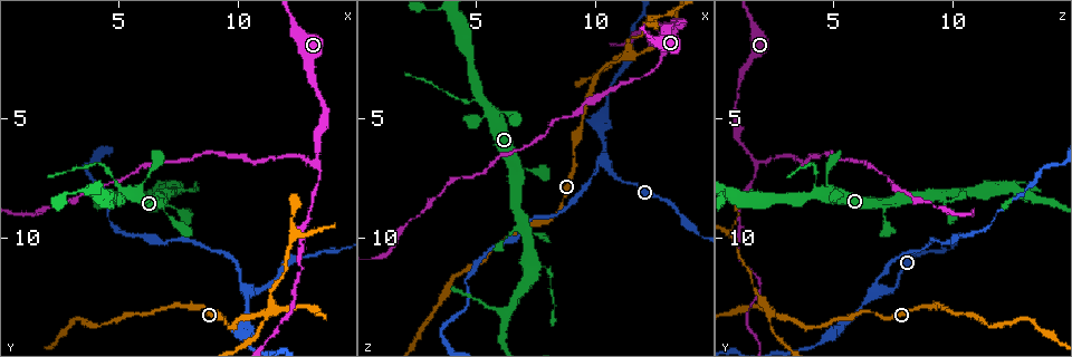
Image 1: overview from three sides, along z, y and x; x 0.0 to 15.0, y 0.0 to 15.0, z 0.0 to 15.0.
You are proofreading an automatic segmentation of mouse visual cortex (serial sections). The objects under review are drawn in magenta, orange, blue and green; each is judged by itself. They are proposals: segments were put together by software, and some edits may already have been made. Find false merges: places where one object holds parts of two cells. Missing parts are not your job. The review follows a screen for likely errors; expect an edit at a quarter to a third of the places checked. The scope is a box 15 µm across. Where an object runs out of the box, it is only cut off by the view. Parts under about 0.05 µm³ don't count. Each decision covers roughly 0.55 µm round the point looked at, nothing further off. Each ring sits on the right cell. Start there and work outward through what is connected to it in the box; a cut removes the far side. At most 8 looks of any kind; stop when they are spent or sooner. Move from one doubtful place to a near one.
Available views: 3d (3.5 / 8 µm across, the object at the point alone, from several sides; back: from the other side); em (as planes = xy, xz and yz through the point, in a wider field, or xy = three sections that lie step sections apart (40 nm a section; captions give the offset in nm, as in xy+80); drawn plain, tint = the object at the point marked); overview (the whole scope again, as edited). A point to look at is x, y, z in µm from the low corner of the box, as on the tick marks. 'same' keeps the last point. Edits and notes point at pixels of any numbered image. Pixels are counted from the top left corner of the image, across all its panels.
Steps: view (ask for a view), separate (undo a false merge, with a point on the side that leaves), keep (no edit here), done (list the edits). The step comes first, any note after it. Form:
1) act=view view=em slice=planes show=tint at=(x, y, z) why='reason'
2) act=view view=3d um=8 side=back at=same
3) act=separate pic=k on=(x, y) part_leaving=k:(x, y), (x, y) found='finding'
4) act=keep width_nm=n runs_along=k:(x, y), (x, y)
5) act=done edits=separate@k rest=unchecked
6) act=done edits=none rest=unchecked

act=view view=3d um=3.5 at=(4.9, 7.6, 4.2)

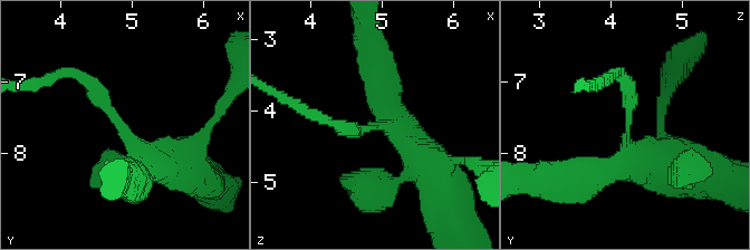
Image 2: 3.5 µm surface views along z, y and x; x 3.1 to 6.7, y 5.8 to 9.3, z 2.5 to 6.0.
act=view view=em slice=planes show=tint at=(4.85, 7.65, 4.25) arm_widths_nm=200,400

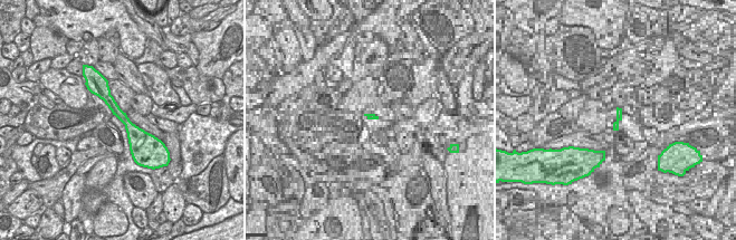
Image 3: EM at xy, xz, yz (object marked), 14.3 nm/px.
act=view view=em slice=xy step=2 show=tint at=same

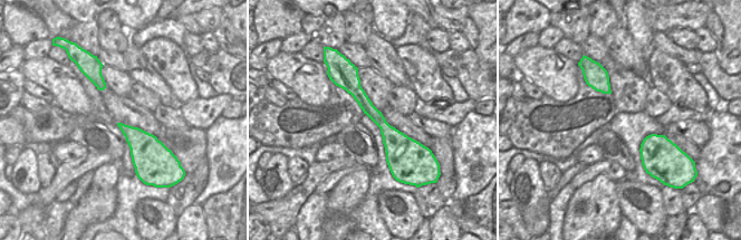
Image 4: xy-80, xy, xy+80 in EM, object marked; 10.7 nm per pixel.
act=separate pic=2 on=(628, 95) border=4:(371, 102), (363, 109) found='a second cell is stuck on'

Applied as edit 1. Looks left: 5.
act=view view=3d um=3.5 at=(13.3, 6.8, 1.7) why='three arms meet'

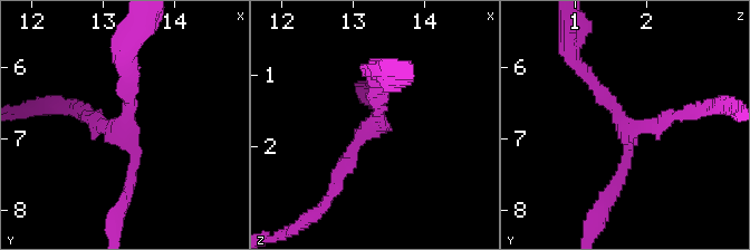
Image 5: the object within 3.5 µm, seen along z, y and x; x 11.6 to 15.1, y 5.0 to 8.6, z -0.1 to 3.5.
act=view view=em slice=xy step=2 show=tint at=(13.25, 6.80, 1.70) arms=3 arm_widths_nm=200,200,200 why='now the EM'

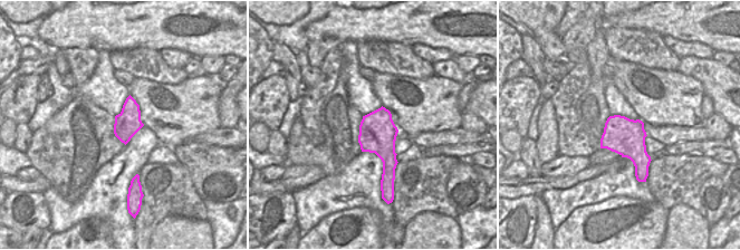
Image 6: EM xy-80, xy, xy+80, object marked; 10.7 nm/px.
act=keep runs_along=5:(576, 63), (625, 124), (684, 114) found='one cell here'

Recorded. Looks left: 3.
act=view view=3d um=3.5 at=(10.3, 12.1, 6.9) why='arms part here'

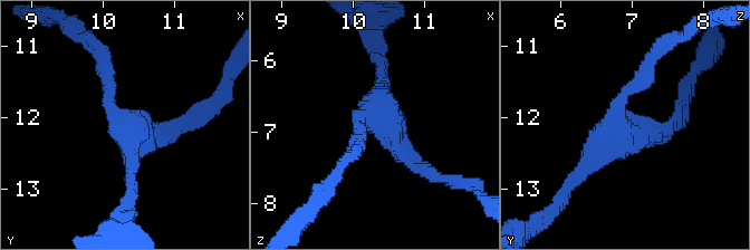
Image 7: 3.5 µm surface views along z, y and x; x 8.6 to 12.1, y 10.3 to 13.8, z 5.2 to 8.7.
act=view view=em slice=xy step=1 show=tint at=(10.35, 12.15, 6.85) arms=3 arm_widths_nm=150,200,200 why='now the EM'

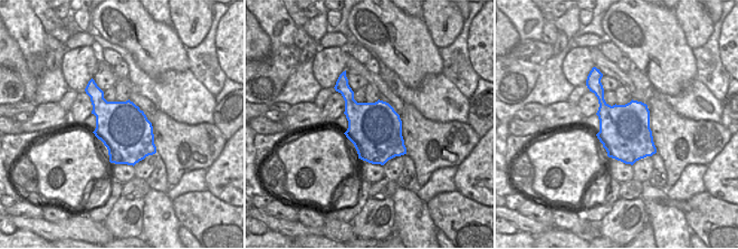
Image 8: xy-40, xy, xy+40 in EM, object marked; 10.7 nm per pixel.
act=keep width_nm=600 runs_along=7:(175, 126), (134, 136), (107, 102), (107, 71) found='one cell here'

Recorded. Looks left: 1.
act=done edits=separate@2 rest=unchecked

